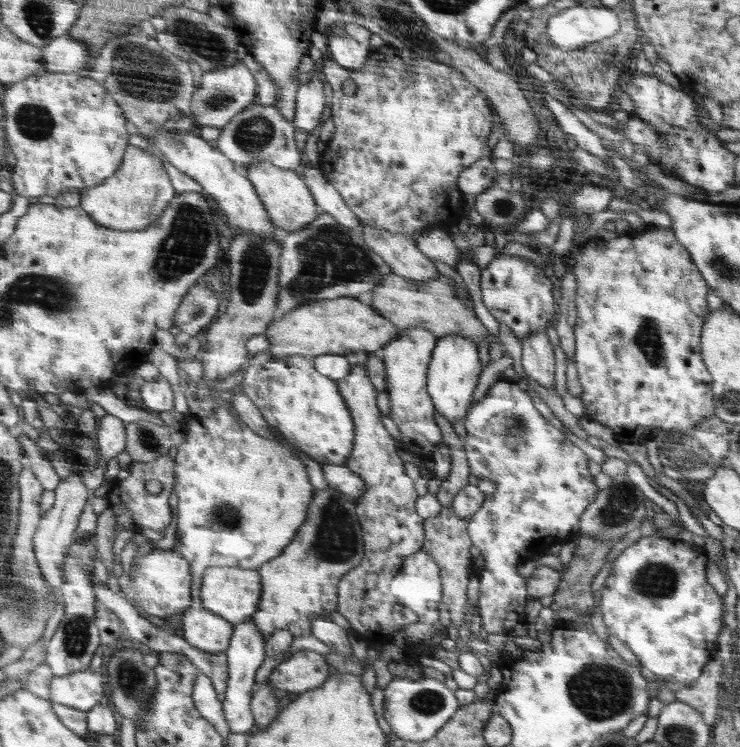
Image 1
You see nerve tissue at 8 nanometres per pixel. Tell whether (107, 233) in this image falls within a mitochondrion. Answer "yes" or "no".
no

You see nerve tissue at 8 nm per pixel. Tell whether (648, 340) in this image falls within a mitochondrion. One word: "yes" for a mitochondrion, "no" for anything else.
yes

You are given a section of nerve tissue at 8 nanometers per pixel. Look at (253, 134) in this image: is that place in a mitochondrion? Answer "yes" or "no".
yes

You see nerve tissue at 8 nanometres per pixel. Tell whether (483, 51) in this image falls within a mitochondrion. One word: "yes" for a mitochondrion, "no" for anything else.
no

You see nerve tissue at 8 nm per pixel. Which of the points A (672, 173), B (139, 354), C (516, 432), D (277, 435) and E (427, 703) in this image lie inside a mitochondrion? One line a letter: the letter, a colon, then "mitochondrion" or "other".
A: other
B: other
C: mitochondrion
D: other
E: mitochondrion

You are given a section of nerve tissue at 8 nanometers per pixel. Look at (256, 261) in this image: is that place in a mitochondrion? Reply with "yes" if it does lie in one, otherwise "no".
yes

